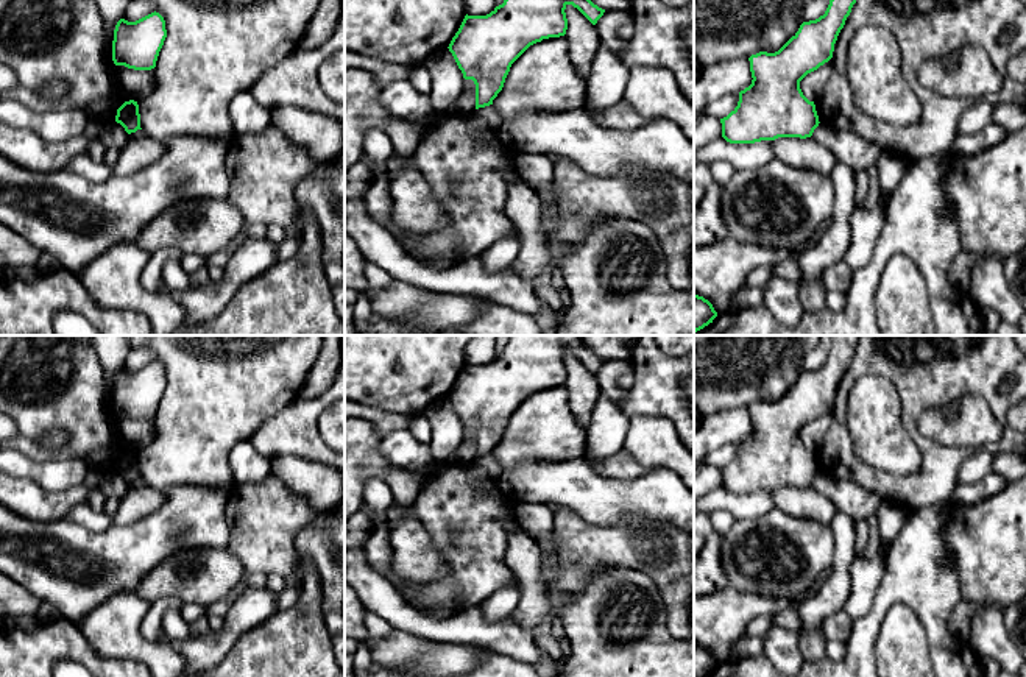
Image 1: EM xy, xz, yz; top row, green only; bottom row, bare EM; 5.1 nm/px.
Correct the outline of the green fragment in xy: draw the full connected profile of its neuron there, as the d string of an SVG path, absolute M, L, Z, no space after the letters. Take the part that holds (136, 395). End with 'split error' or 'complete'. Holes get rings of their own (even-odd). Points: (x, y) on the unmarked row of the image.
M156 360L136 371L120 368L114 379L112 410L134 420L151 420L165 387L165 370Z; complete

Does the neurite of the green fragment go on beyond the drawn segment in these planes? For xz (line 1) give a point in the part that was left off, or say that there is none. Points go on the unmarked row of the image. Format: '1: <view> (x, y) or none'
1: none

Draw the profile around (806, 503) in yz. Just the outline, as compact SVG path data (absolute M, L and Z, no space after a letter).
M812 485L806 488L778 487L772 491L775 509L780 509L797 519L811 519L830 524L837 513L834 504Z

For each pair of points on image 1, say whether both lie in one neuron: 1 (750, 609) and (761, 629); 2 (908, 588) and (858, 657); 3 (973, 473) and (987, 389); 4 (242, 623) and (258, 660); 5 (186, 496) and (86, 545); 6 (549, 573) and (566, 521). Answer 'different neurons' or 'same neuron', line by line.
1: different neurons
2: same neuron
3: different neurons
4: different neurons
5: same neuron
6: same neuron

